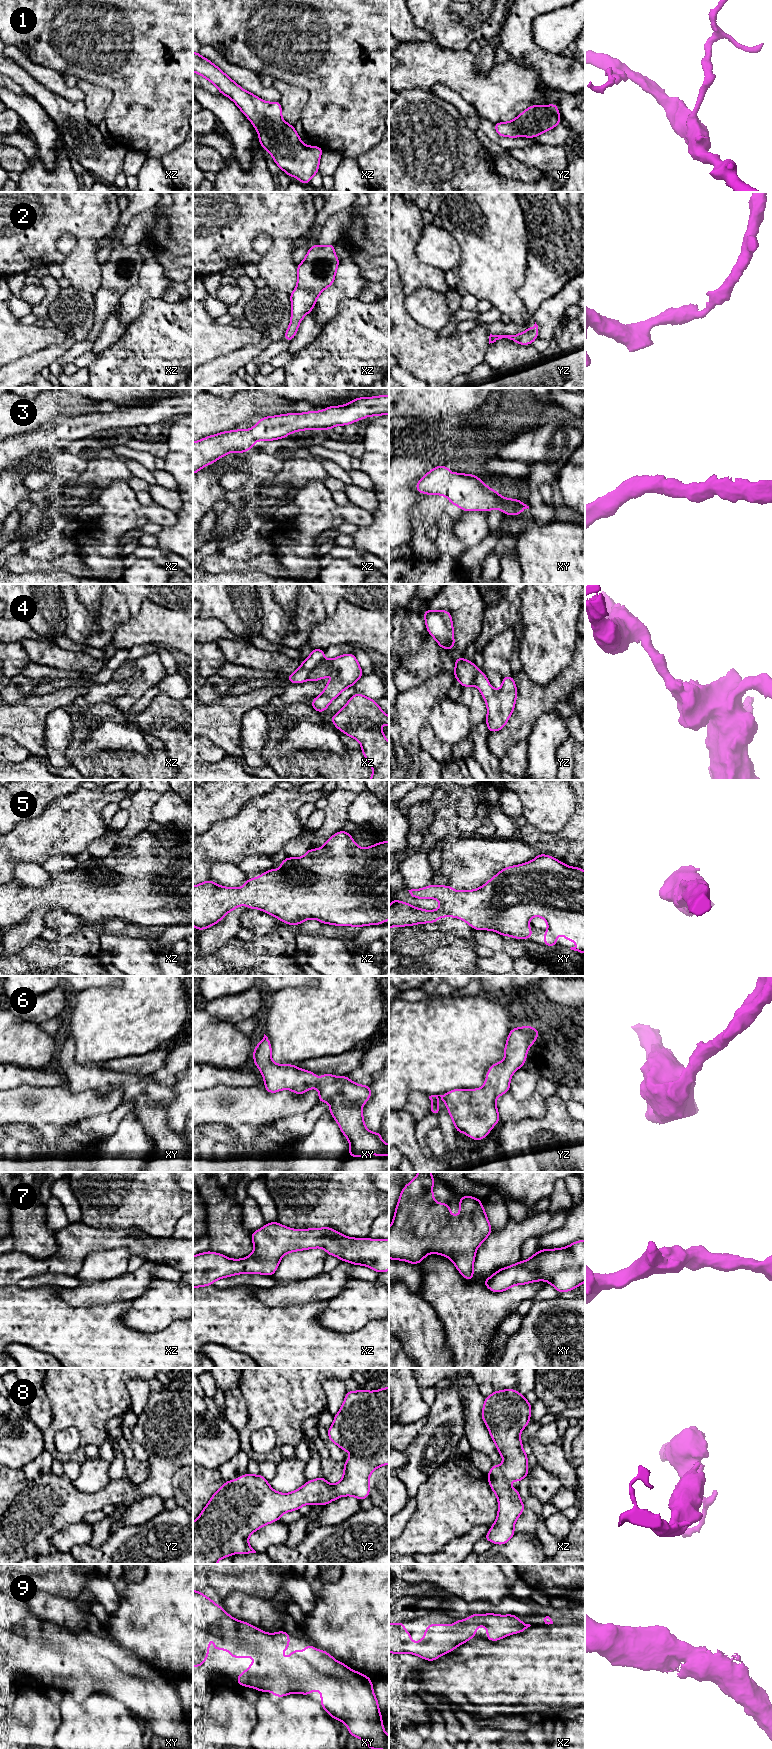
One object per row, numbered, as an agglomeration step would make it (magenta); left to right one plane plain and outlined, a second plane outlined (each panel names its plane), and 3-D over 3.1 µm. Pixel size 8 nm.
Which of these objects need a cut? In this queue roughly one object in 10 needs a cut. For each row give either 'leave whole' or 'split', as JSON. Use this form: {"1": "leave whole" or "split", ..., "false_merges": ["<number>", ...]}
{"1": "leave whole", "2": "leave whole", "3": "leave whole", "4": "split", "5": "leave whole", "6": "leave whole", "7": "leave whole", "8": "leave whole", "9": "leave whole", "false_merges": ["4"]}

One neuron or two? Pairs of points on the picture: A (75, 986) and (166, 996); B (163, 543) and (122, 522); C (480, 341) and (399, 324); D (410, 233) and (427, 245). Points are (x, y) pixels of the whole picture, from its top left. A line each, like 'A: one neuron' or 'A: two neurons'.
A: two neurons
B: two neurons
C: one neuron
D: two neurons

